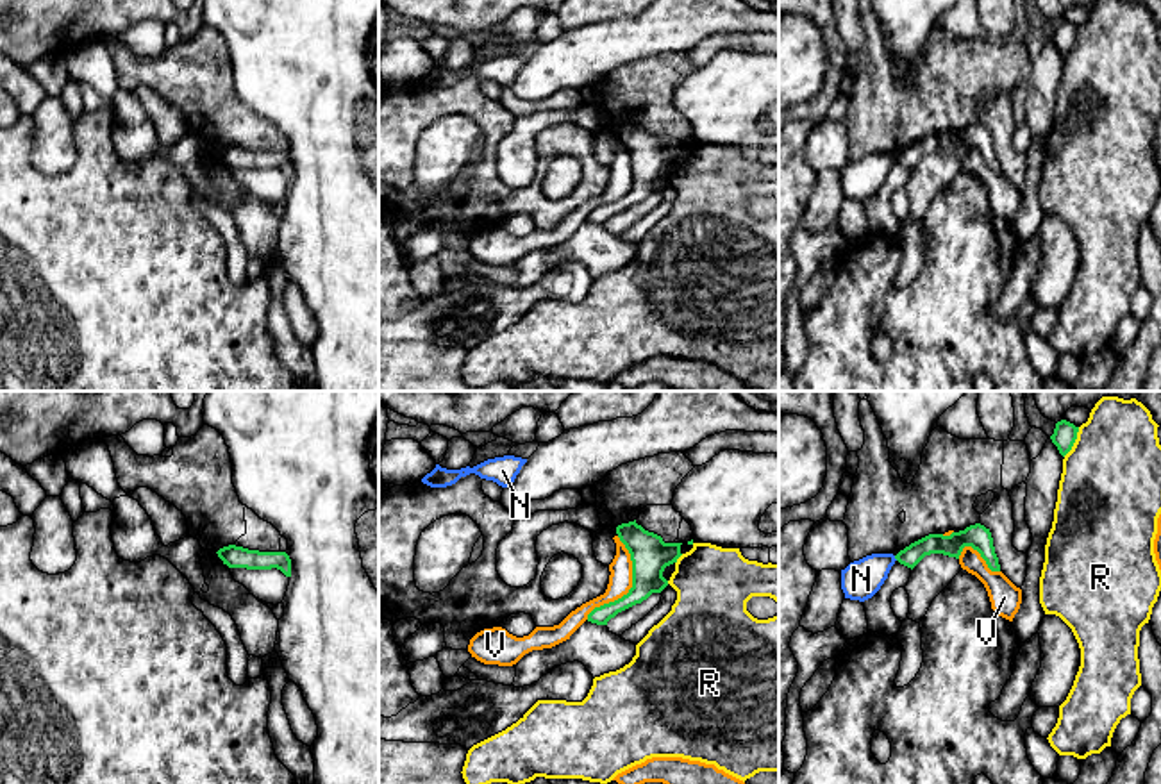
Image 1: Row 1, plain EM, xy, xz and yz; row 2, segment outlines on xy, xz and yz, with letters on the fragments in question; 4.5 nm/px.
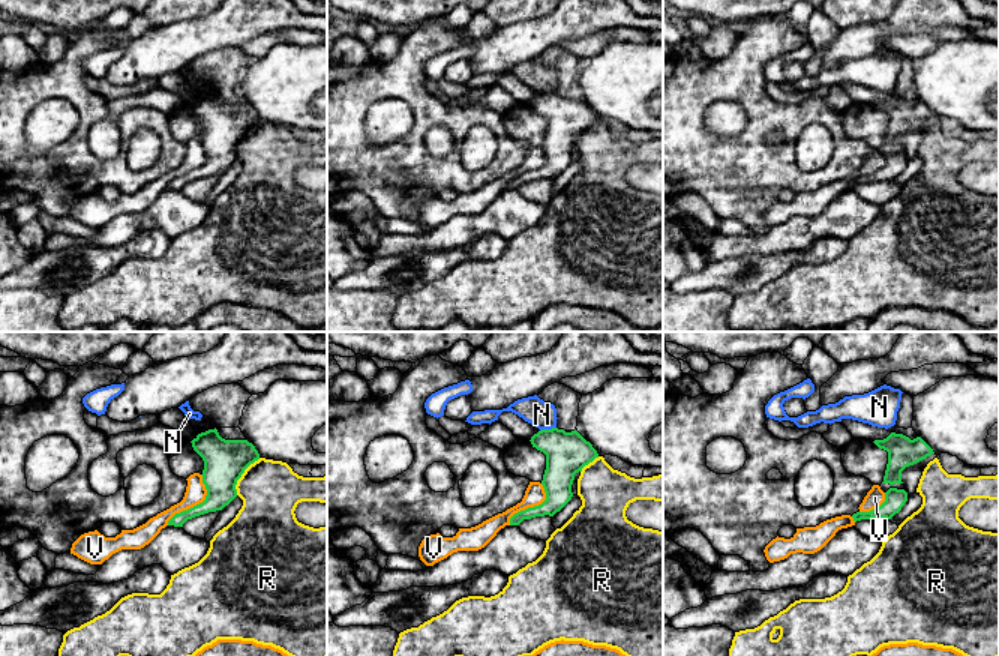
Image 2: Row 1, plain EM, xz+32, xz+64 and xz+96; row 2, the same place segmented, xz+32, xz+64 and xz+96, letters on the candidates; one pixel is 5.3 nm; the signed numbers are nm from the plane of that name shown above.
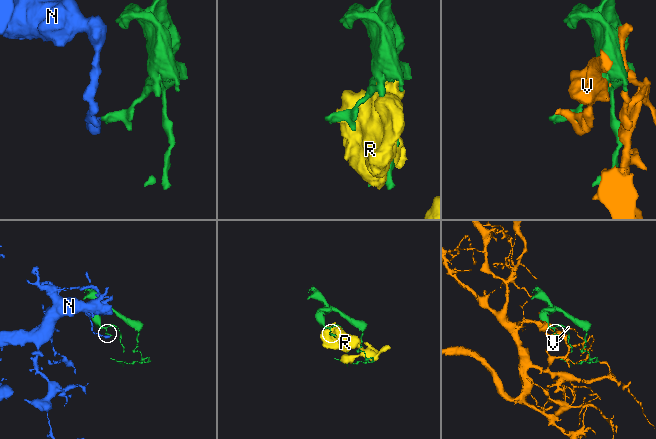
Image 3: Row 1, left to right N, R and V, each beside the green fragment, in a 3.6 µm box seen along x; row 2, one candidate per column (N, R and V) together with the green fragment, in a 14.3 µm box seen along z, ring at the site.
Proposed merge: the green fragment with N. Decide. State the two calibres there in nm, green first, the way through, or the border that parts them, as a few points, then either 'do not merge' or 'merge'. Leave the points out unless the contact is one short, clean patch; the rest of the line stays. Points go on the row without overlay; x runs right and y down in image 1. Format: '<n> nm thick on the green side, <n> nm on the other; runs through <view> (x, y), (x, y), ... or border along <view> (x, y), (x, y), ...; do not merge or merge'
100 nm thick on the green side, 180 nm on the other; border along yz (893, 156), (897, 159); do not merge

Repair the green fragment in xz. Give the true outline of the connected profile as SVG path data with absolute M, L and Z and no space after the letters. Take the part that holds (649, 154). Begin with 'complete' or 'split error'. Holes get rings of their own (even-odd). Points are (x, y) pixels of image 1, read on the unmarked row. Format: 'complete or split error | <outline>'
complete | M636 120L618 125L616 134L631 154L632 188L622 198L595 207L588 214L588 221L597 225L607 225L618 213L641 204L652 193L661 193L668 186L663 177L664 168L682 155L682 143L664 143L661 136L645 130Z

